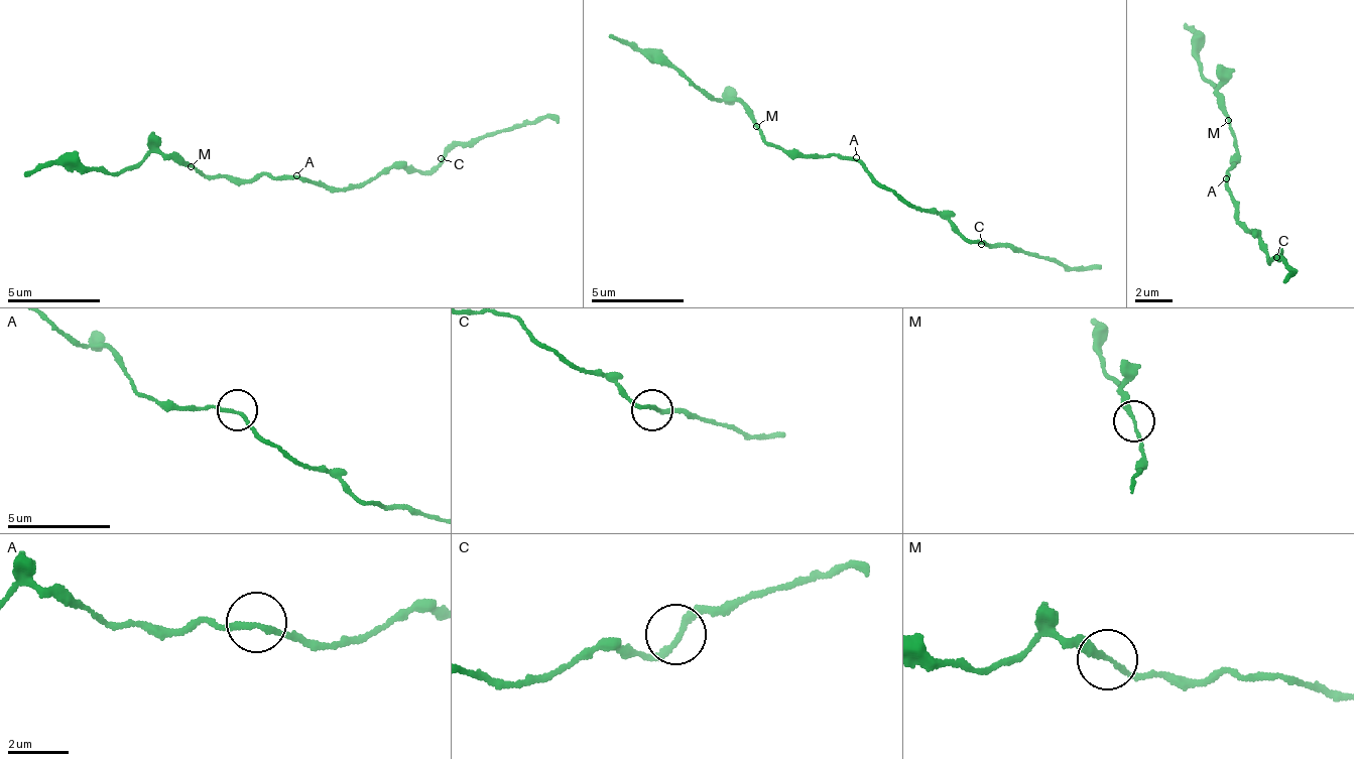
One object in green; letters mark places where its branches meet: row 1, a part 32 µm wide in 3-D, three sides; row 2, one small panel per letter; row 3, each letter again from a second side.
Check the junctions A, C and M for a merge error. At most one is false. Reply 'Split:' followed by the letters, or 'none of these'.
Split: none of these

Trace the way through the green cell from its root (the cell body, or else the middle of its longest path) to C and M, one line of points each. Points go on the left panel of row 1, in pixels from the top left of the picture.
C: (296, 179), (346, 192), (392, 169), (429, 170), (441, 158)
M: (296, 179), (255, 174), (250, 180), (218, 177), (193, 165)

